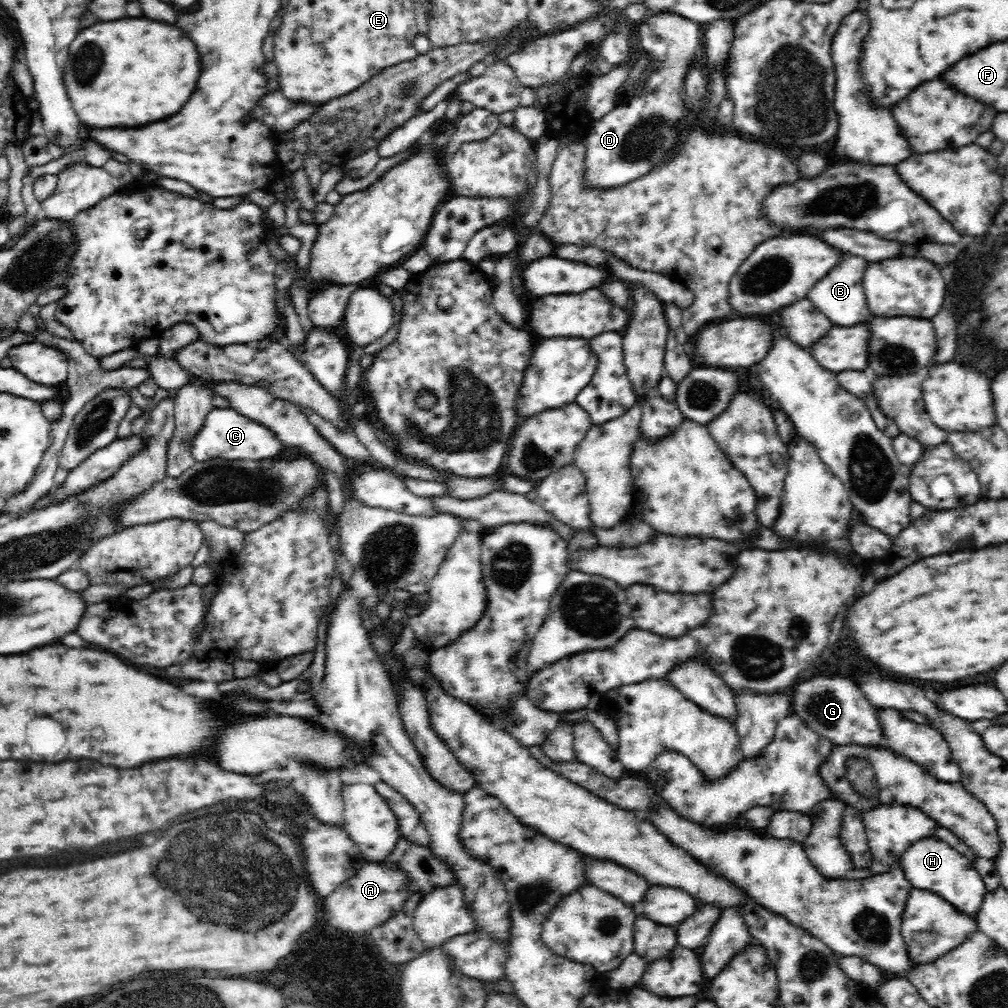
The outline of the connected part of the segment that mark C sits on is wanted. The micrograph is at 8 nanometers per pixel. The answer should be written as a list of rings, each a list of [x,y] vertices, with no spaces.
[[[214,407],[204,420],[202,428],[196,430],[195,438],[189,440],[189,448],[191,448],[192,457],[197,462],[214,458],[256,462],[281,457],[288,450],[285,444],[276,438],[274,431],[250,420],[232,407]]]

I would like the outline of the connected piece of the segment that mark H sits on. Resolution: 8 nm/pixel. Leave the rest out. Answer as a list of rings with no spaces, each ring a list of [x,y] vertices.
[[[926,837],[910,845],[901,856],[900,865],[904,877],[912,888],[930,891],[948,901],[961,914],[977,922],[987,888],[981,874],[969,858],[962,856],[954,847],[938,839]]]

